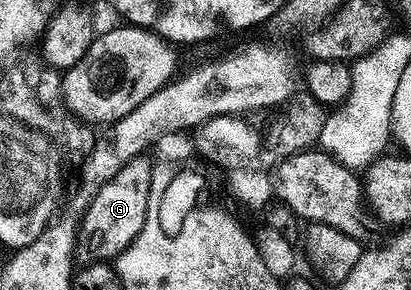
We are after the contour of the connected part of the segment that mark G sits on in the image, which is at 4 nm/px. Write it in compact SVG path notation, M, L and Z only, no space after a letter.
M143 155L124 163L112 179L96 193L92 207L84 215L81 227L78 228L77 252L82 253L90 263L110 263L121 255L126 248L140 235L146 222L150 188L154 186L155 170L150 169L149 156Z

